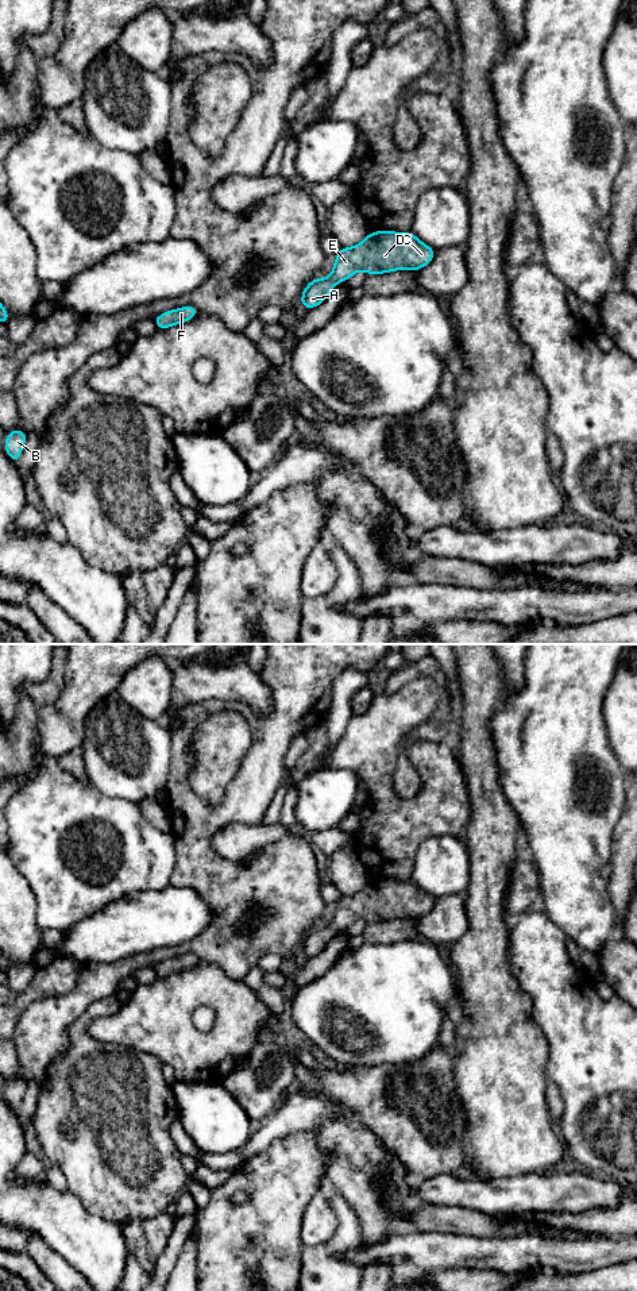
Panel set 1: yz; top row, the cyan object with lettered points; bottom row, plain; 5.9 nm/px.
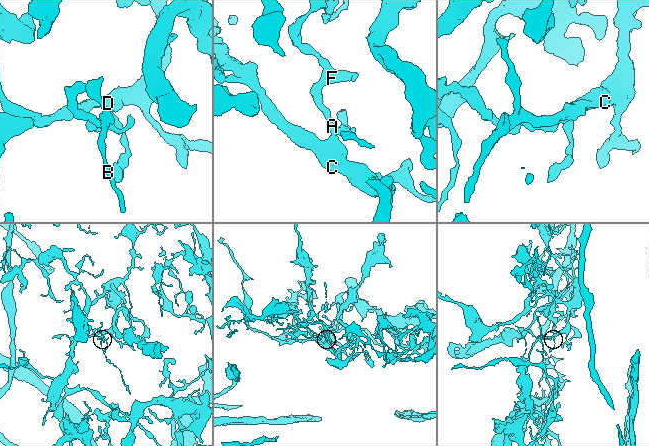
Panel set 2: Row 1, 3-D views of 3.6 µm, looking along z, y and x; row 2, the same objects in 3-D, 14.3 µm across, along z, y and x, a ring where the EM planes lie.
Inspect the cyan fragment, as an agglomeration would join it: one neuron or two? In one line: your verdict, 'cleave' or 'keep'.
keep

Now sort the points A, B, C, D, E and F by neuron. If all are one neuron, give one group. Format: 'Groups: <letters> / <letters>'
Groups: A B C D E F

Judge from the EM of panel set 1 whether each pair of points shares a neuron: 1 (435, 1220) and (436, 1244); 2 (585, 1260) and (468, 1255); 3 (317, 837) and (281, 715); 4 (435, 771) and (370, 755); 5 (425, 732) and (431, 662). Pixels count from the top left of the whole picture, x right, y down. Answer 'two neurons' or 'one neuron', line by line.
1: two neurons
2: one neuron
3: two neurons
4: one neuron
5: one neuron

